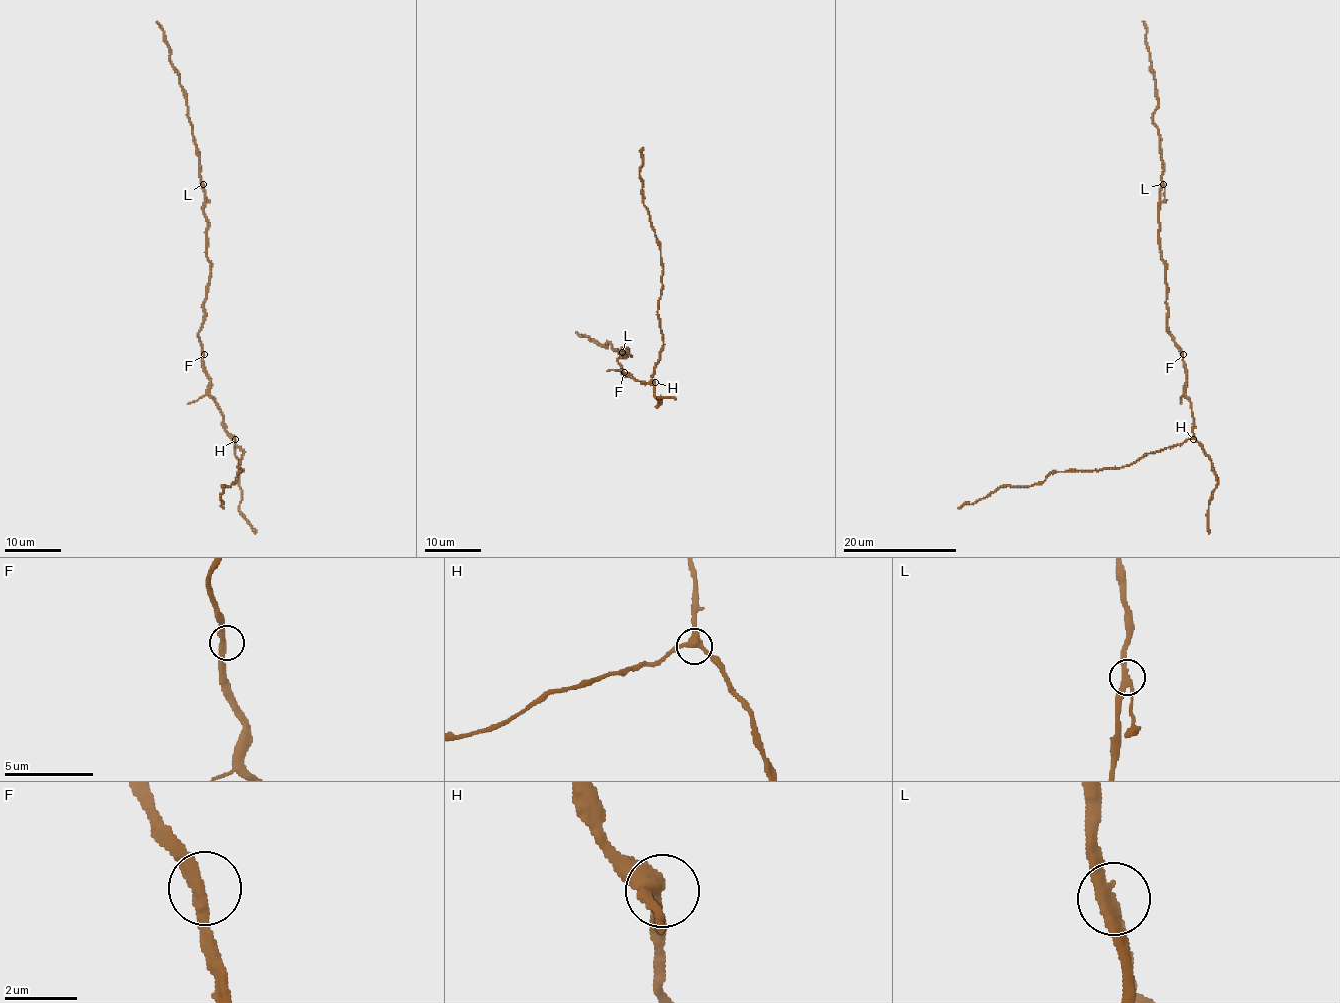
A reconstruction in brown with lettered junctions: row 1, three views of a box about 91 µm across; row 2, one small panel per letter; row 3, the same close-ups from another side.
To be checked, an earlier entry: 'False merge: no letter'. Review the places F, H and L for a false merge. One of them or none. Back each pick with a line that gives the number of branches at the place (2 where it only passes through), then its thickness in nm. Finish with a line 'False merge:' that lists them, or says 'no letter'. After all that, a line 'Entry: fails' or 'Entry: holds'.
L: Branches: 3. Thickness 260 nm
False merge: L
Entry: fails

